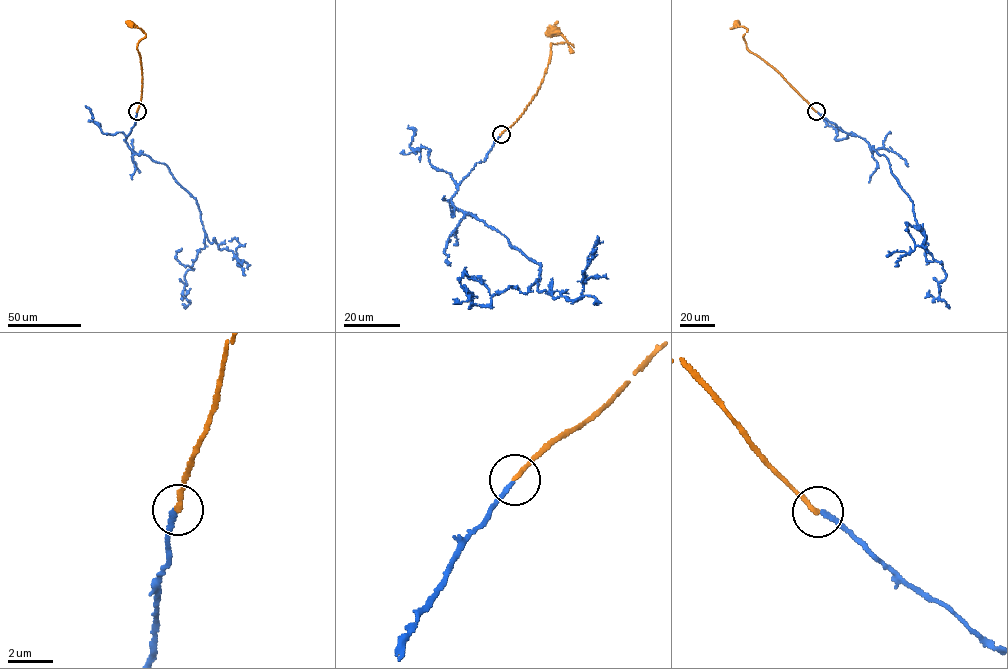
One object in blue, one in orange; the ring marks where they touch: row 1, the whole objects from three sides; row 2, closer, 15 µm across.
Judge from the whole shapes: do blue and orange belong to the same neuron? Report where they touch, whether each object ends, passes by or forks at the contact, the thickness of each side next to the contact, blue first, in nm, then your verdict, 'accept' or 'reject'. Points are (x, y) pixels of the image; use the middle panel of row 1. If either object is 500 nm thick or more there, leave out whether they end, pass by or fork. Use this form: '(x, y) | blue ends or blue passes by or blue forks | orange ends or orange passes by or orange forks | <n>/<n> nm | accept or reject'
(501, 134) | blue ends | orange ends | 180/190 nm | reject

